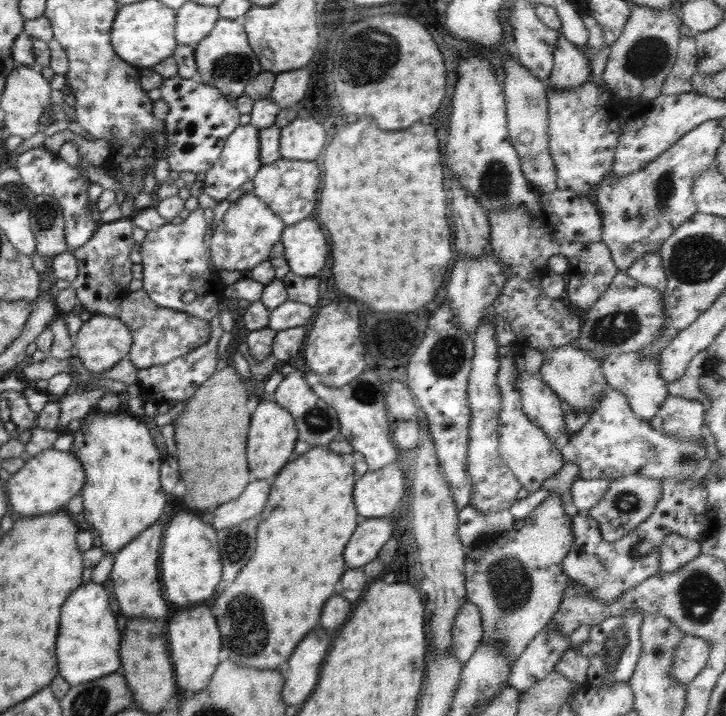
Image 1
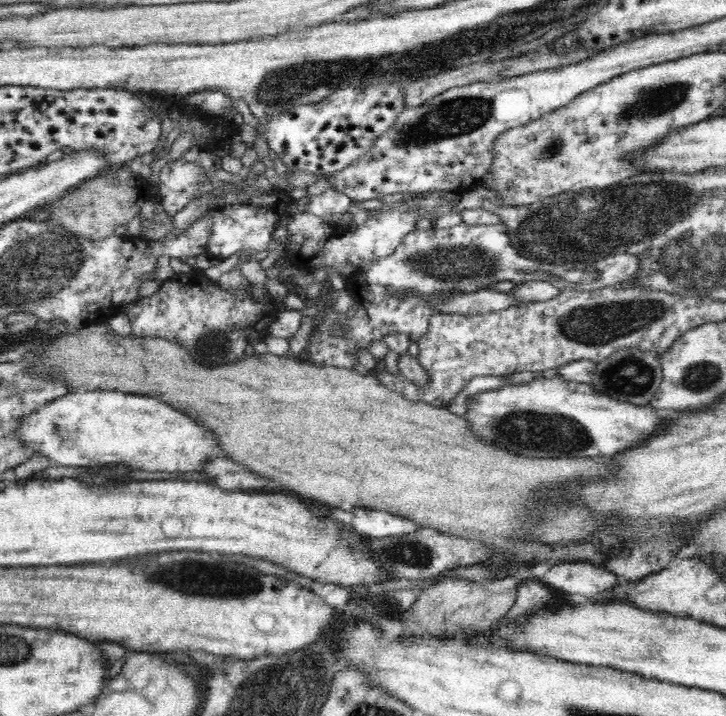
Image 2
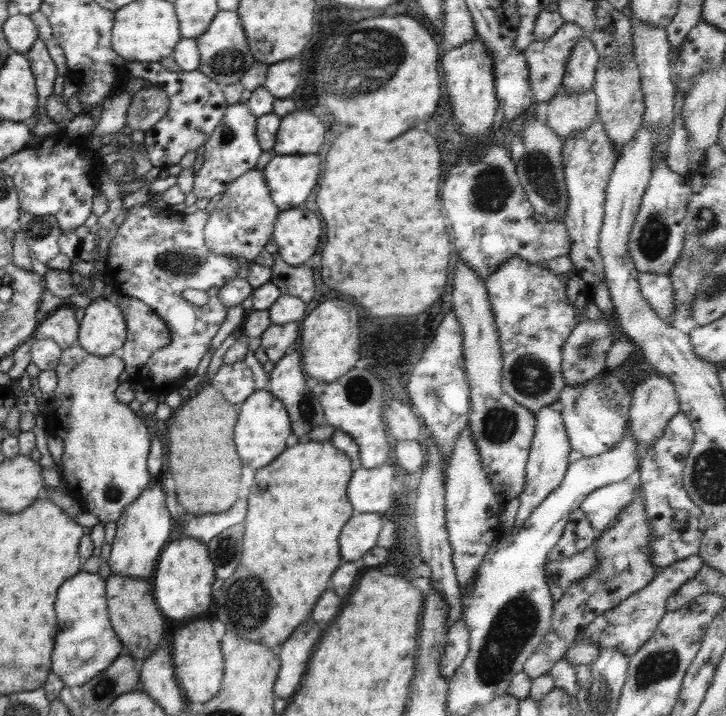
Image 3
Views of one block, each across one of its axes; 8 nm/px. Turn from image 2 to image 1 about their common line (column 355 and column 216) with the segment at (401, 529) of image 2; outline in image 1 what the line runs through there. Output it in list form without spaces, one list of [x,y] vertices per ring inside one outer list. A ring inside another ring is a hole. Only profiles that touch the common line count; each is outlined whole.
[[[254,479],[254,482],[250,482],[250,484],[246,486],[246,490],[242,492],[242,498],[226,502],[224,505],[218,506],[214,512],[211,512],[216,515],[216,518],[214,518],[211,524],[212,527],[216,529],[216,532],[220,531],[220,529],[228,530],[228,528],[234,527],[238,523],[248,520],[248,518],[258,516],[258,514],[264,510],[264,506],[268,504],[268,492],[270,492],[269,481]]]

